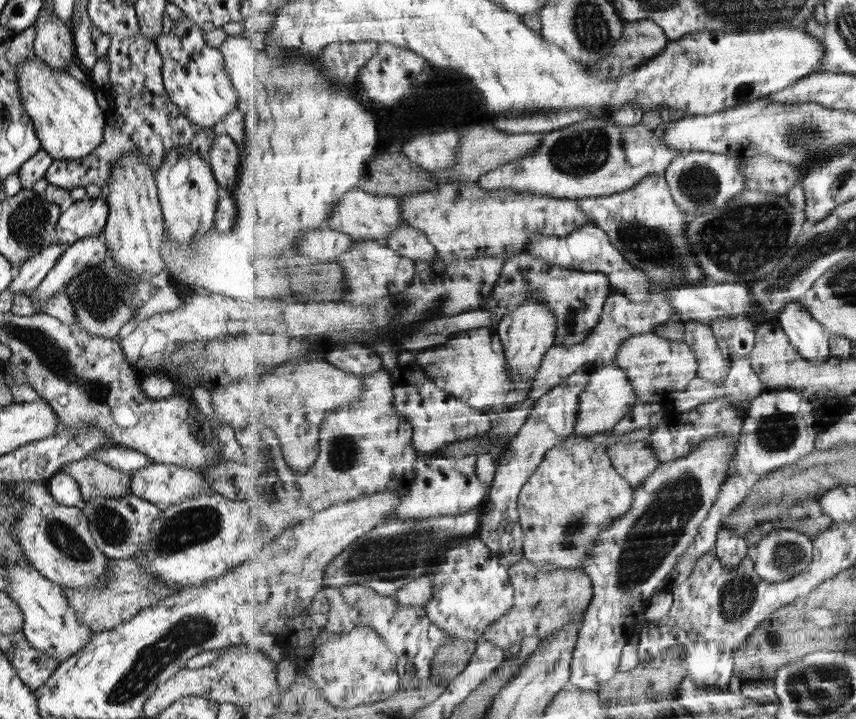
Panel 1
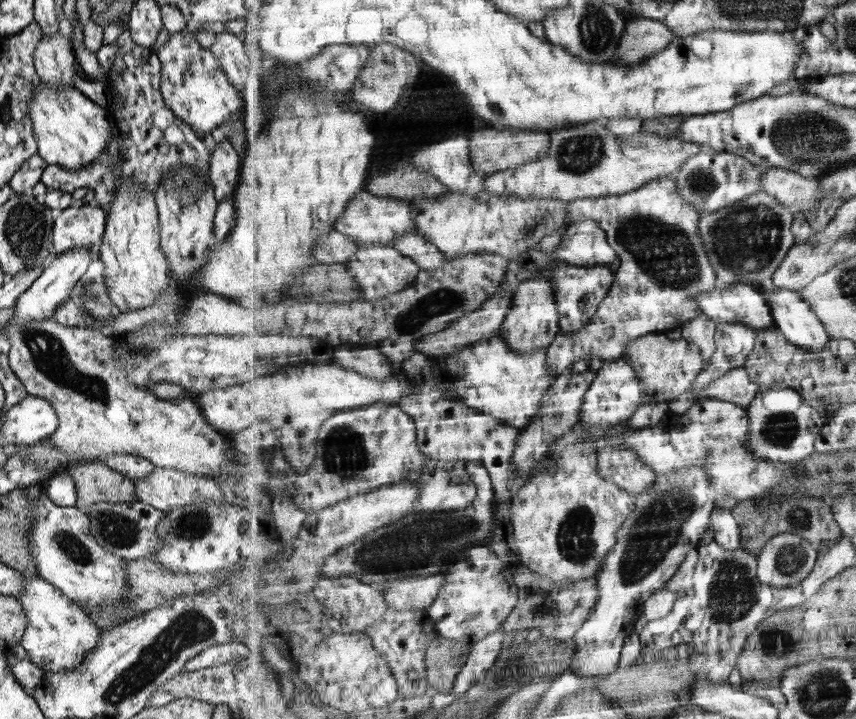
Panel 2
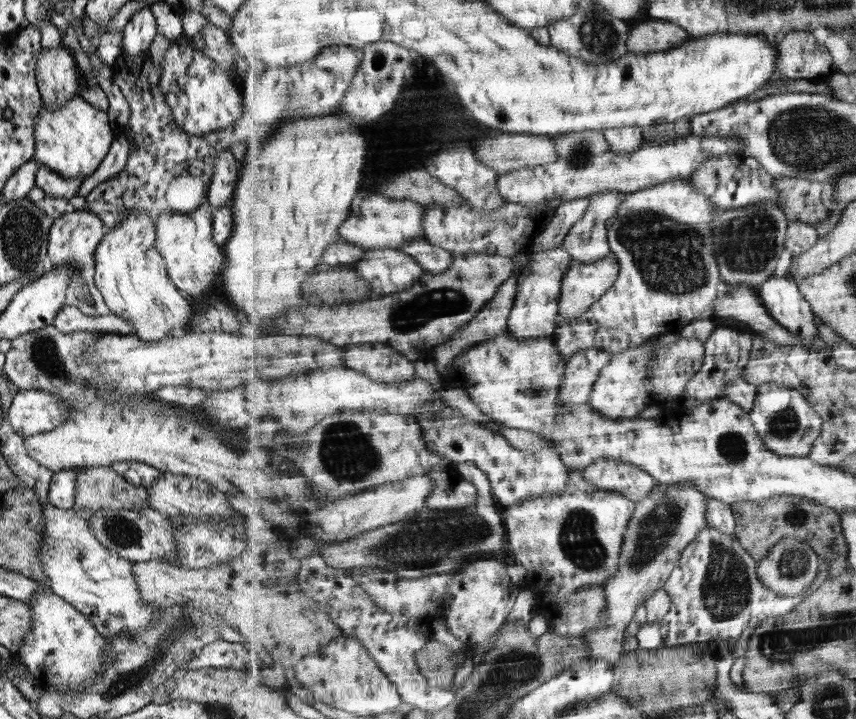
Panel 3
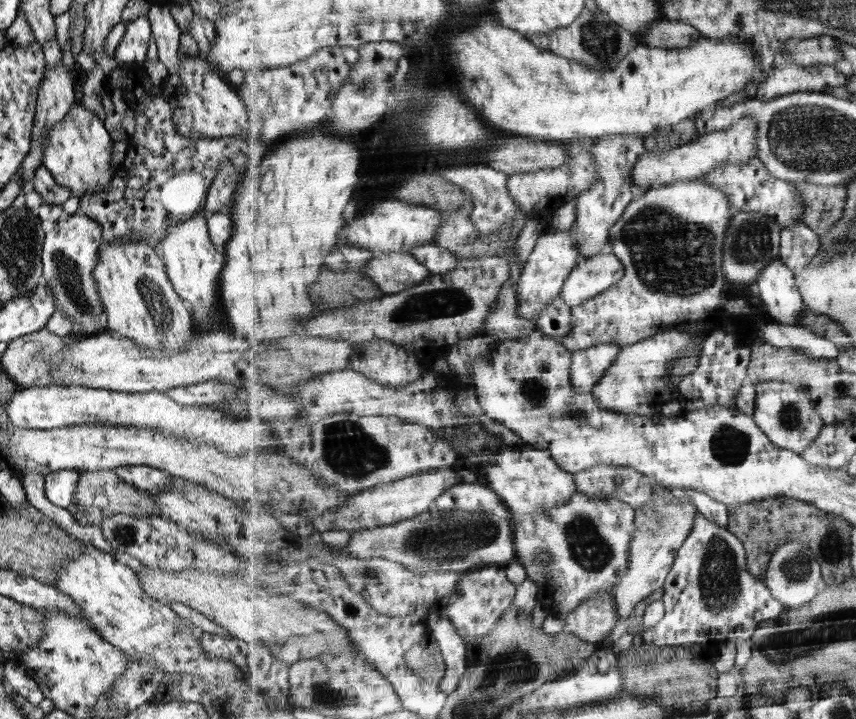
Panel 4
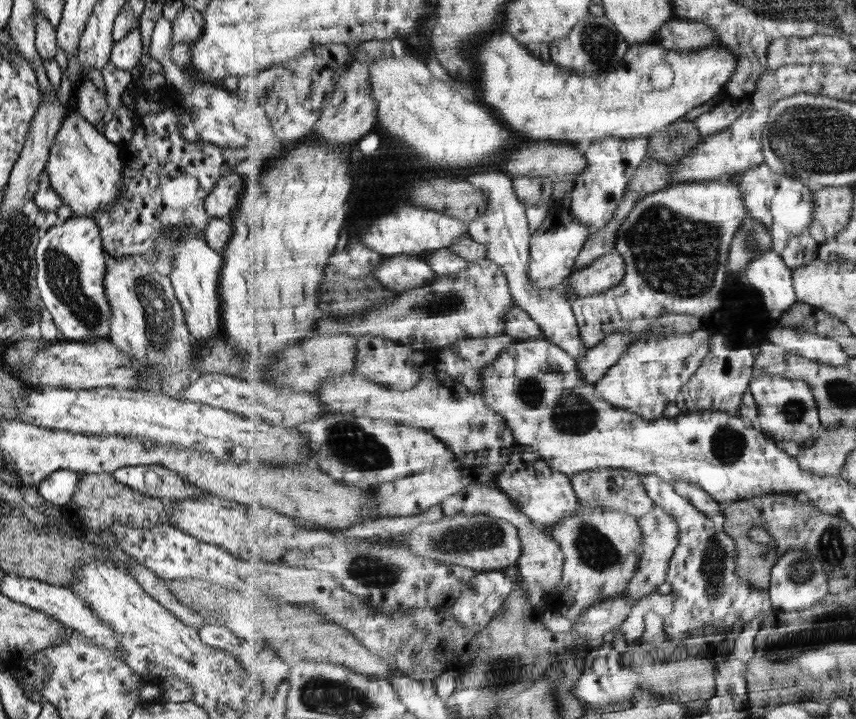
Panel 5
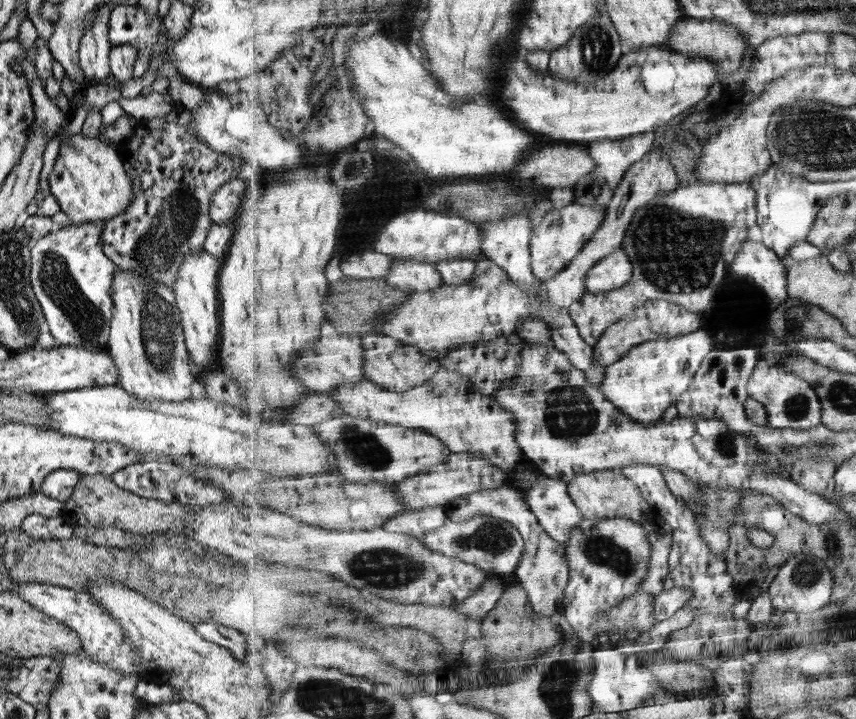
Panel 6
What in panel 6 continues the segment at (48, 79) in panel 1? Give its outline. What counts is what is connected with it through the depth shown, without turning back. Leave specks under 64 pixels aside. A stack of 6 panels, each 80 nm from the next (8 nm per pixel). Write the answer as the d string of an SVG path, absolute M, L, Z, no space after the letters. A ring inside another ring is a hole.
M80 132L73 137L63 138L63 140L57 134L54 139L57 142L57 150L48 172L48 190L61 212L67 216L70 224L93 223L101 225L101 222L121 215L127 209L127 204L130 203L132 196L131 184L122 166L119 148L114 148L111 144L105 145L97 139L87 138Z

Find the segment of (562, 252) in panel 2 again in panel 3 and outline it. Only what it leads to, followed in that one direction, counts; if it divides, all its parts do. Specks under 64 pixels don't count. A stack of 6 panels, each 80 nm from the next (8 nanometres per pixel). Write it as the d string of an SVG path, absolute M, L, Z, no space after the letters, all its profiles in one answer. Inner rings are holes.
M619 192L588 197L590 205L587 214L572 227L563 244L575 261L592 263L613 252L607 223L611 219L615 220L619 205L623 204L627 197L628 194Z

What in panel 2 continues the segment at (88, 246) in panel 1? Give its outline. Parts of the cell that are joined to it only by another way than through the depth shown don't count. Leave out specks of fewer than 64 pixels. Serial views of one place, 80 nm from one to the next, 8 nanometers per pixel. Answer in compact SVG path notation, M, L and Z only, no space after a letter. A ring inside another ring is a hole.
M84 246L72 248L63 254L51 257L45 267L42 268L39 276L31 282L31 286L19 294L10 320L16 322L16 324L20 324L20 322L29 322L30 320L52 318L53 311L65 299L68 299L68 294L76 284L79 276L85 272L88 264L97 259L98 253L84 248Z

